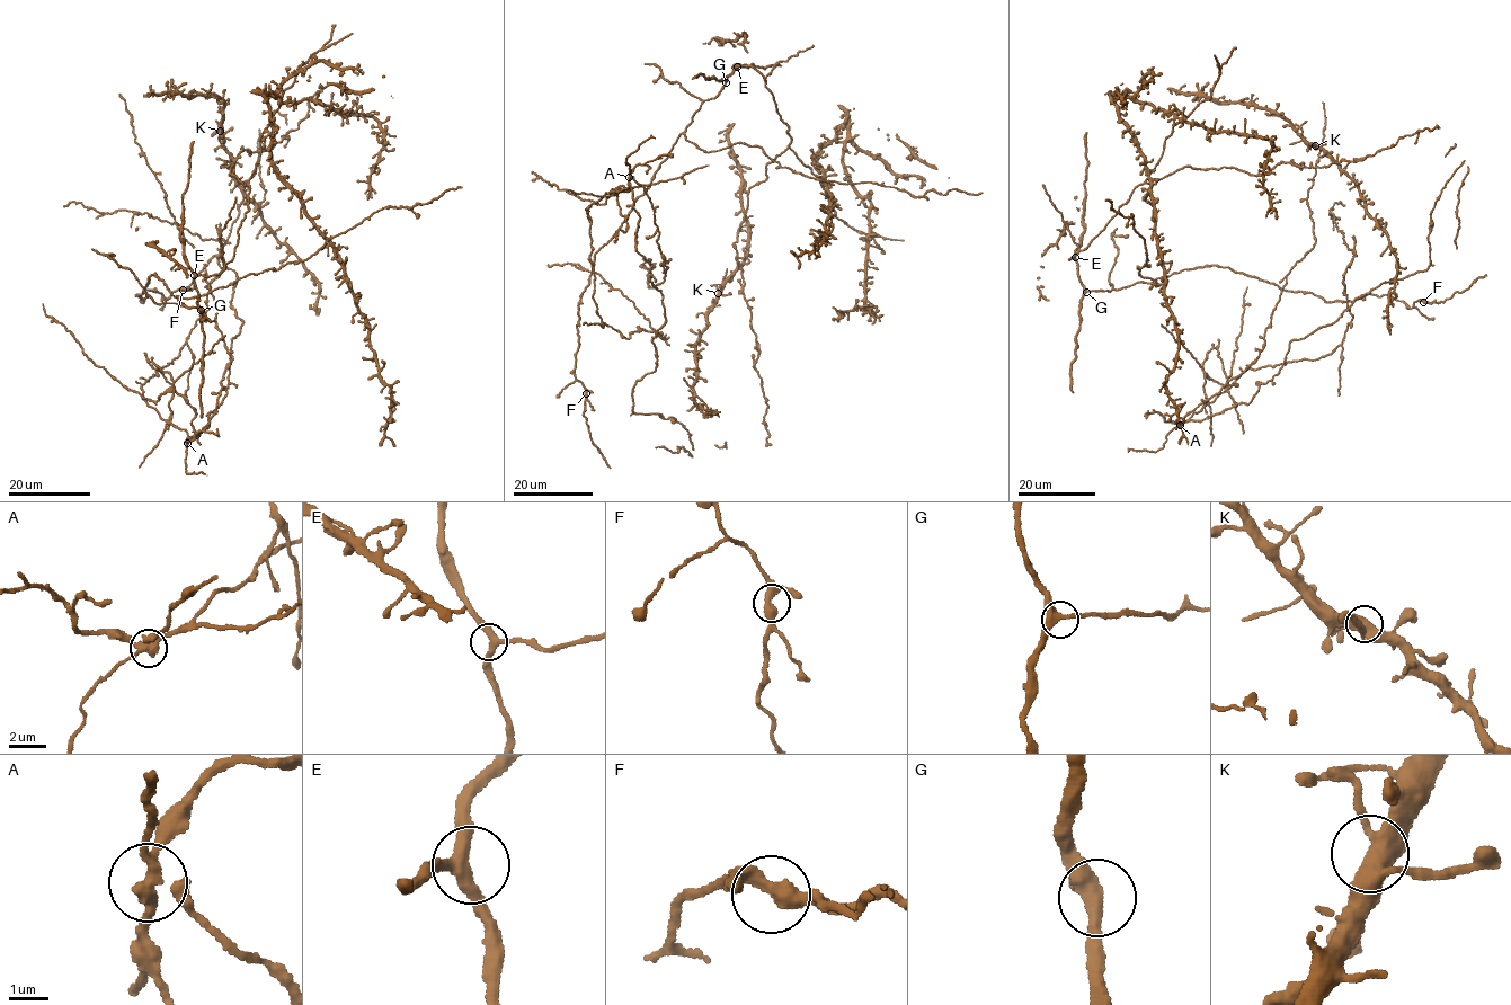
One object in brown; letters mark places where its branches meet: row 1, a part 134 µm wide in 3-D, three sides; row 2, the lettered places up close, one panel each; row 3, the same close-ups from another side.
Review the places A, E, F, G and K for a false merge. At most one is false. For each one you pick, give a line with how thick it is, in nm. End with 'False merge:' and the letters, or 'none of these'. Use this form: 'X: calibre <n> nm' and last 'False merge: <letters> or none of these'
A: calibre 320 nm
False merge: A

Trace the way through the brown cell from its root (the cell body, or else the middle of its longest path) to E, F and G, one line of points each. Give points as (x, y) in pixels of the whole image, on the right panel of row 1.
E: (1289, 162), (1254, 176), (1234, 168), (1183, 166), (1154, 184), (1140, 184), (1069, 259), (1075, 257)
F: (1289, 162), (1140, 184), (1069, 258), (1080, 282), (1219, 266), (1327, 302), (1423, 302)
G: (1289, 162), (1254, 176), (1234, 168), (1183, 166), (1154, 184), (1140, 184), (1069, 258), (1076, 261), (1086, 292)

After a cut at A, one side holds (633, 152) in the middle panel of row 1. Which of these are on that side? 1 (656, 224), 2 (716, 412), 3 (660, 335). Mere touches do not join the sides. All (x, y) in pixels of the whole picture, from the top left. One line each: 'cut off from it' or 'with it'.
1: with it
2: with it
3: cut off from it

